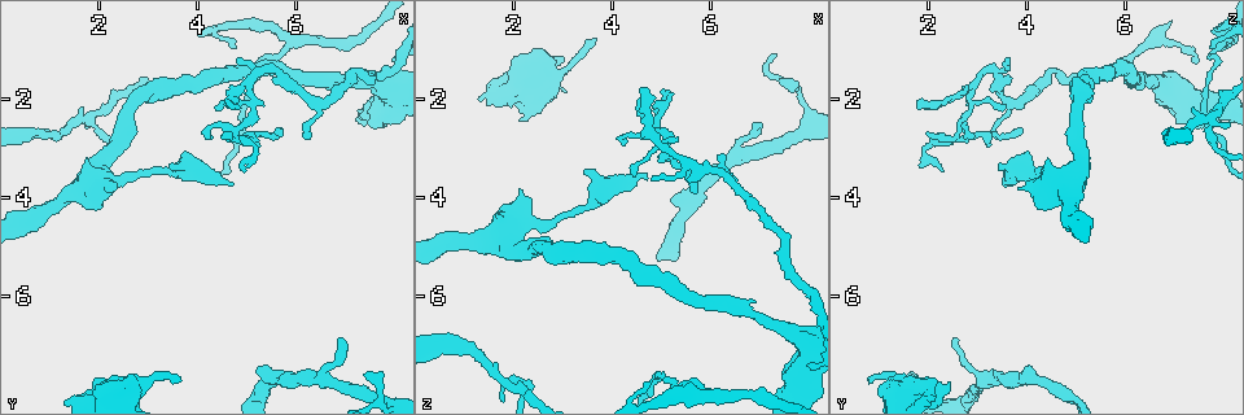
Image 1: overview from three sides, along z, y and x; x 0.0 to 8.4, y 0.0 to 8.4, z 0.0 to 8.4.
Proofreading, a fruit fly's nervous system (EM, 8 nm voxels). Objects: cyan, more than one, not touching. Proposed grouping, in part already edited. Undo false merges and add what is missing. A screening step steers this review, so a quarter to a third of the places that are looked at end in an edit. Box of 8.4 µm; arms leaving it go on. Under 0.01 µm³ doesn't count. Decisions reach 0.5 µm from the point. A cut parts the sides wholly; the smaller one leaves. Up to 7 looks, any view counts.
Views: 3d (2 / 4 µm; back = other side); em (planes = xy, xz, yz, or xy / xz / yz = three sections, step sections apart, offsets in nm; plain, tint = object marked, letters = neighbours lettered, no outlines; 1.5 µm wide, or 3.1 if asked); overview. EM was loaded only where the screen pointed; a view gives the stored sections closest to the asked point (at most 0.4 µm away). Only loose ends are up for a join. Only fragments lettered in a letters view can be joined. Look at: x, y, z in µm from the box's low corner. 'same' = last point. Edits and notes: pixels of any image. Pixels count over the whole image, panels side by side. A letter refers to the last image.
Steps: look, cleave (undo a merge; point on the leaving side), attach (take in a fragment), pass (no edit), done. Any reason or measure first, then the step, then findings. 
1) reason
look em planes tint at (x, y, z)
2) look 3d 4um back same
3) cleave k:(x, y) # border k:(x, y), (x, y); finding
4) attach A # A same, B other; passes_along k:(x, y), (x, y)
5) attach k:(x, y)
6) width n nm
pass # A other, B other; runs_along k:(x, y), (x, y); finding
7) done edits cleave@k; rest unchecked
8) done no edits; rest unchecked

a fork
look 3d 4um at (5.05, 1.65, 3.05)

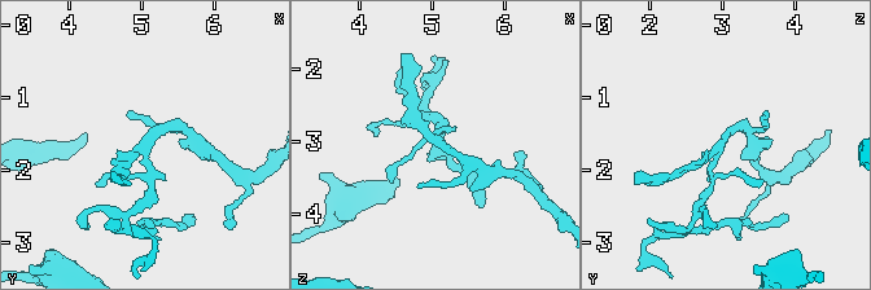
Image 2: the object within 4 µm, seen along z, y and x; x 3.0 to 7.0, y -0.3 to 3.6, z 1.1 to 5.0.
look em xz step 8 tint at (5.05, 1.65, 3.00)

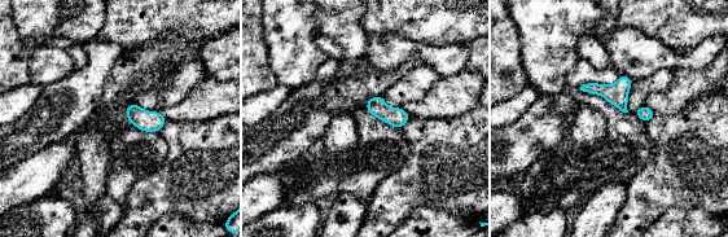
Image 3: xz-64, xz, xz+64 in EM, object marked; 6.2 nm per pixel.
another direction
look em planes letters same

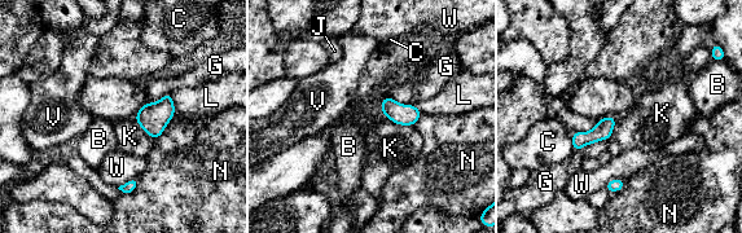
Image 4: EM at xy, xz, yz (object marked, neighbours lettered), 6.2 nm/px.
pass # B other, C other, G other, J other, K other, L other, N other, V other, W other; border 4:(383, 114), (399, 124), (413, 126); one neuron here

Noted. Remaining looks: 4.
thin end
look 3d 4um at (4.95, 3.50, 2.25)

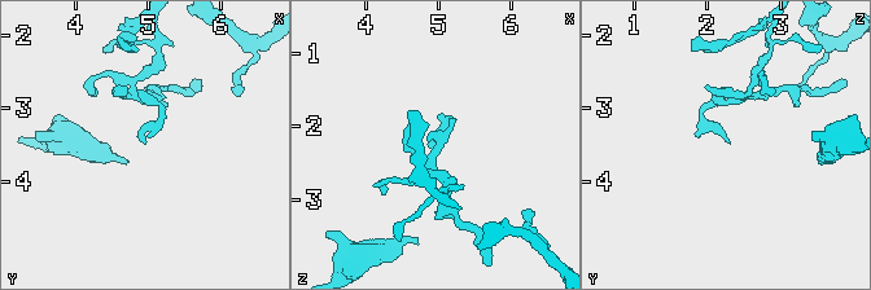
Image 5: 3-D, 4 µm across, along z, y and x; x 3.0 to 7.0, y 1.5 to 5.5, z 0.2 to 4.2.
now the EM
look em planes letters at (4.95, 3.45, 2.30)

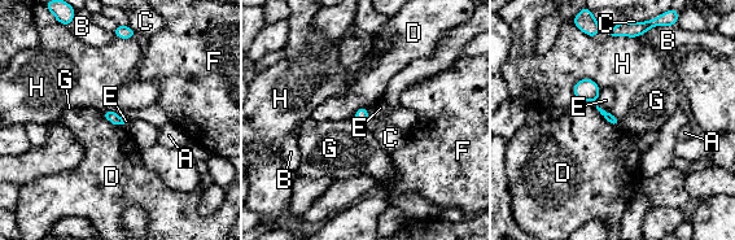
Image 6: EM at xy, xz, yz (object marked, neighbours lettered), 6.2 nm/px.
pass # A other, B other, C other, D other, E other, F other, G other, H other; border 6:(572, 87), (590, 78), (600, 90); no lettered fragment goes on from it

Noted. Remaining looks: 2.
calibre changes
look em planes tint at (0.75, 2.75, 7.00)

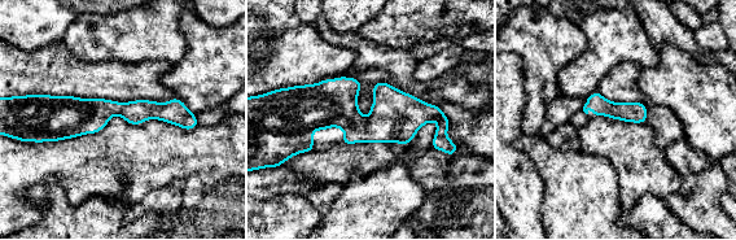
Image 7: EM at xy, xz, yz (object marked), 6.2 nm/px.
what lies round it
look em planes letters same

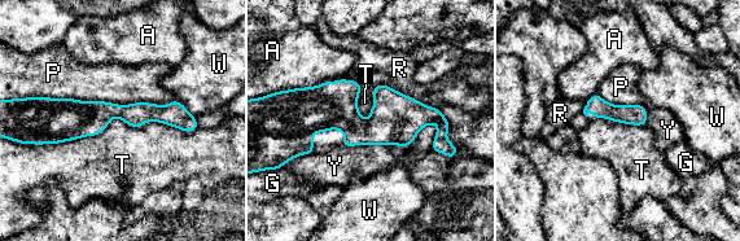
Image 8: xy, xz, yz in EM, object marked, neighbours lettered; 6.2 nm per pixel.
longest_contact T 1050 nm
pass # A other, G other, P other, R other, T other, W other, Y other; runs_along 8:(289, 112), (445, 125); continuous, no second neuron

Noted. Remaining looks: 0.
done no edits; rest unchecked

